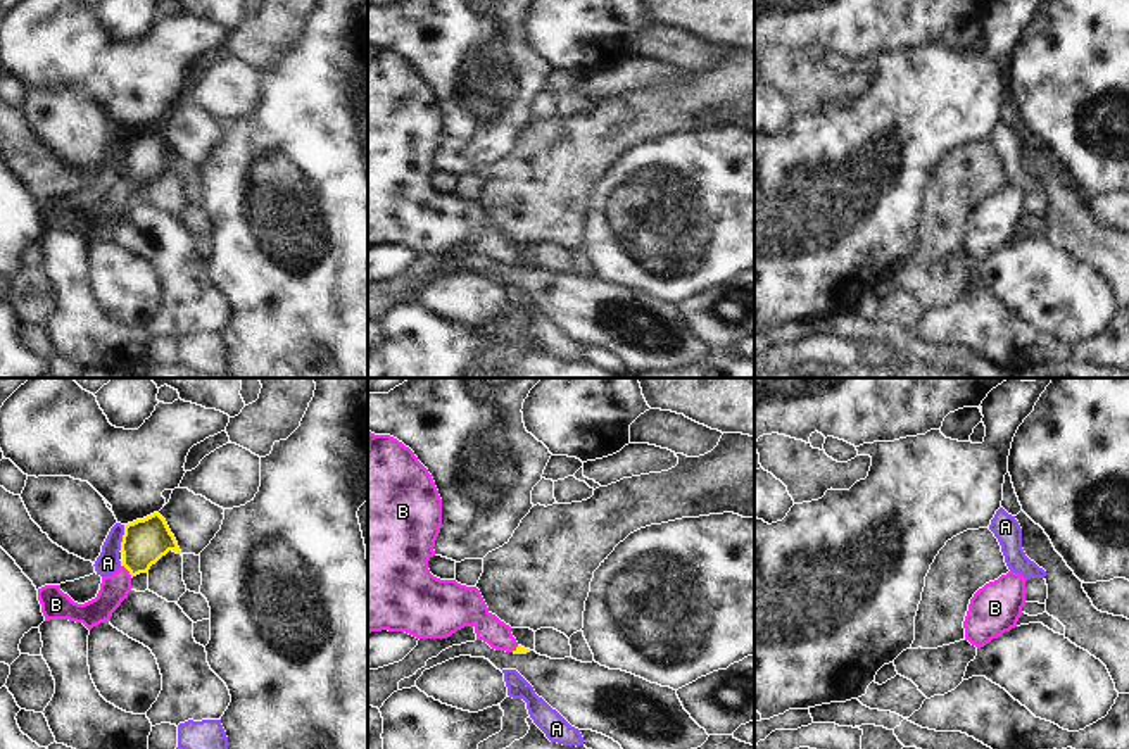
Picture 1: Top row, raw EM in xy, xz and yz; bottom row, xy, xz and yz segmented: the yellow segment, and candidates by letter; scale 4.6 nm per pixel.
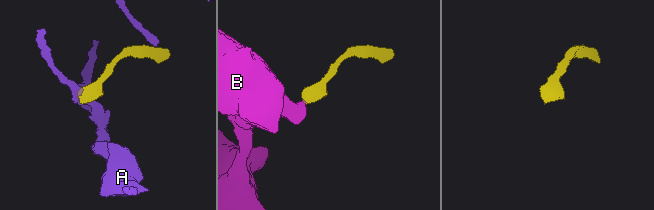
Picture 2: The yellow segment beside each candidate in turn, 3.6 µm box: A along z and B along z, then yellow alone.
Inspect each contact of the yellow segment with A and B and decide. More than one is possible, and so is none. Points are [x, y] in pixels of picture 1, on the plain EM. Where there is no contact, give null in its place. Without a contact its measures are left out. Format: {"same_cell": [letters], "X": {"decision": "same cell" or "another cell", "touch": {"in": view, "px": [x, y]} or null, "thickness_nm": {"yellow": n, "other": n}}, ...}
{"same_cell": ["B"], "A": {"decision": "another cell", "touch": {"in": "xy", "px": [123, 151]}, "thickness_nm": {"yellow": 220, "other": 110}}, "B": {"decision": "same cell", "touch": {"in": "xy", "px": [128, 183]}, "thickness_nm": {"yellow": 220, "other": 140}}}

